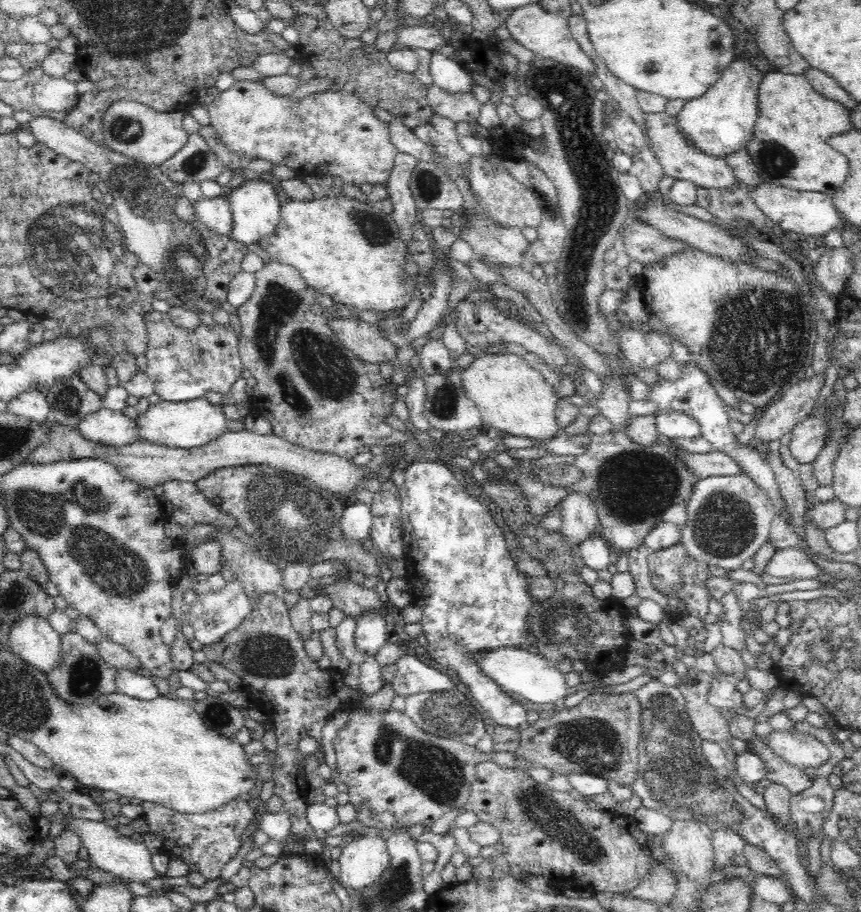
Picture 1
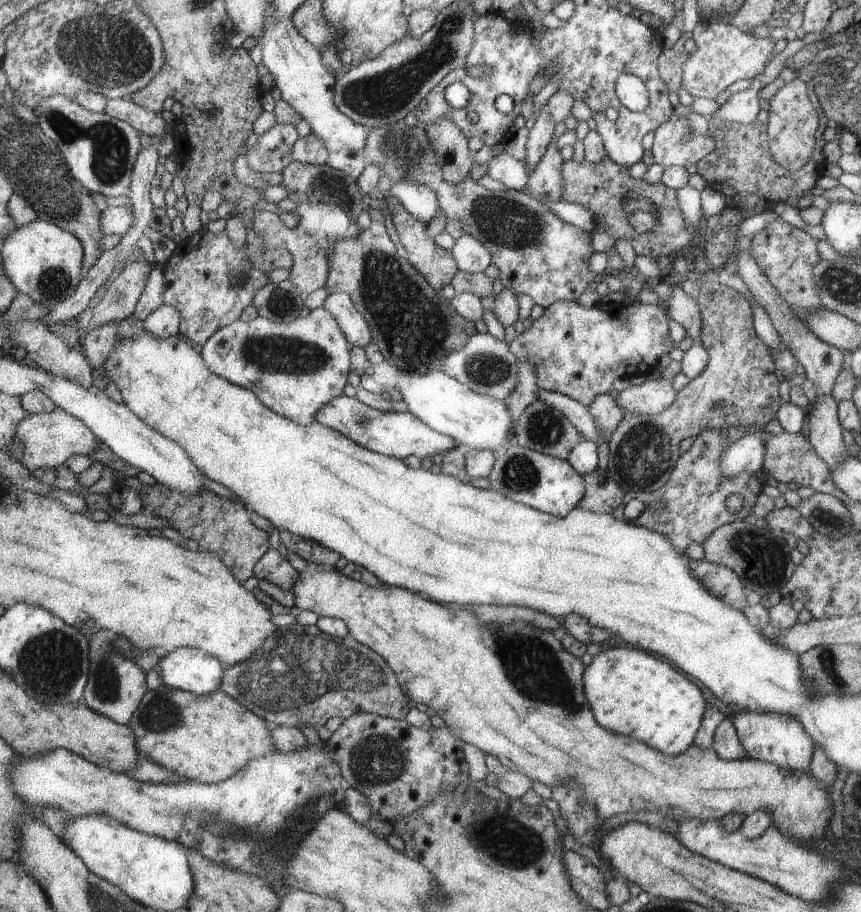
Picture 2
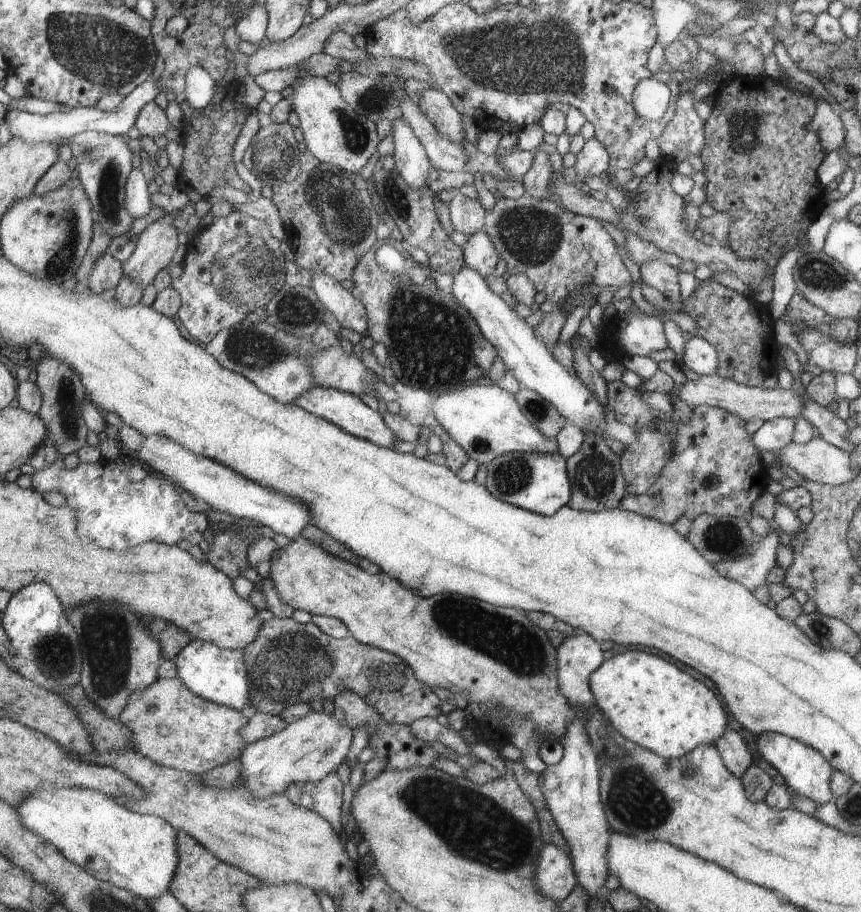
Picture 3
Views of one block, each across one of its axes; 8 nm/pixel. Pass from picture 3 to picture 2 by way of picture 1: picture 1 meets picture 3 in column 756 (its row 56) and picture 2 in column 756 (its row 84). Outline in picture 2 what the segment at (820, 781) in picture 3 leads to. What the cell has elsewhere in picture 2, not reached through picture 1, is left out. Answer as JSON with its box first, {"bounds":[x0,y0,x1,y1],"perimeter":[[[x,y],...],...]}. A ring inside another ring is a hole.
{"bounds":[728,711,815,772],"perimeter":[[[738,711],[731,712],[728,719],[734,725],[748,757],[768,761],[786,770],[808,772],[815,741],[798,717],[790,713]]]}

